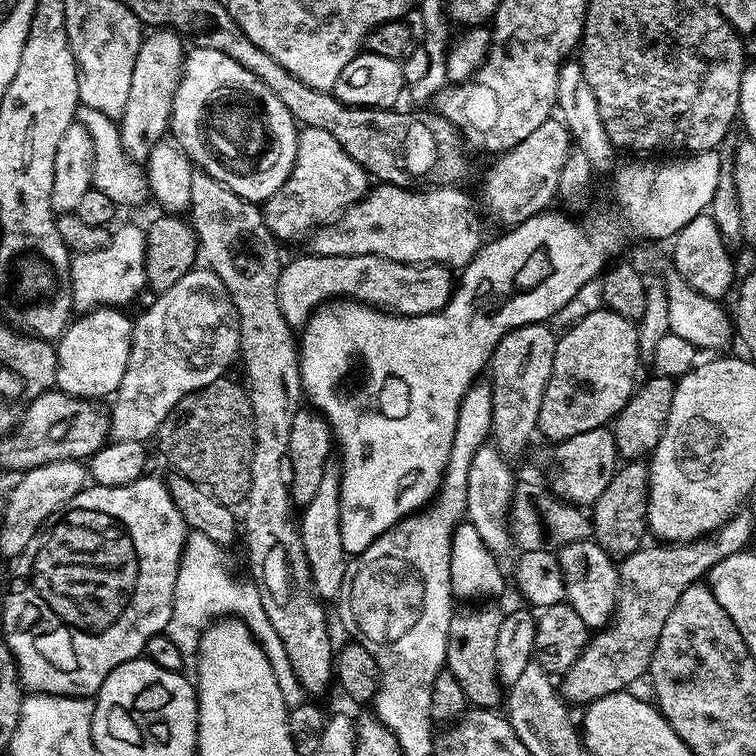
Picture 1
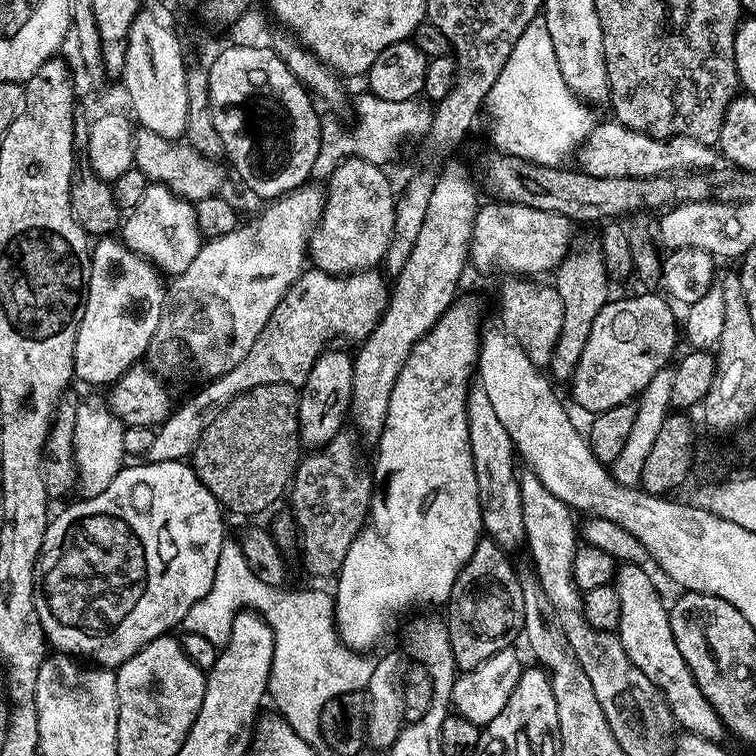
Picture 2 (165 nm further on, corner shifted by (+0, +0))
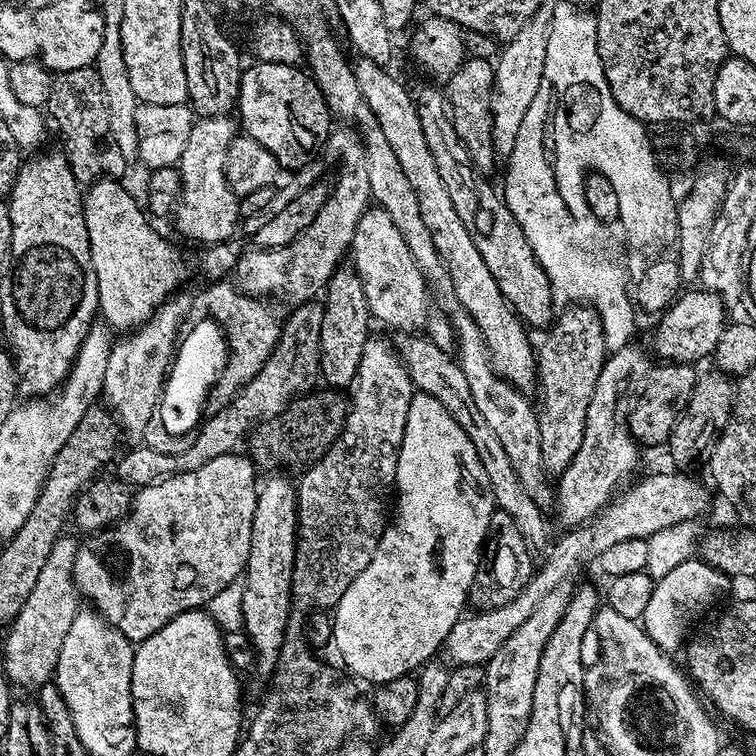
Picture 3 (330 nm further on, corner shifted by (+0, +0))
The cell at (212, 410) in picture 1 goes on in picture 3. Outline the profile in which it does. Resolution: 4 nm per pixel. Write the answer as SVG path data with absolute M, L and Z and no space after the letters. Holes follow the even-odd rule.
M313 390L295 397L279 416L256 425L250 436L250 459L257 469L288 470L284 468L291 464L300 463L300 466L304 466L324 457L328 447L339 438L340 431L344 429L350 400L340 390L324 390L321 396L318 393Z

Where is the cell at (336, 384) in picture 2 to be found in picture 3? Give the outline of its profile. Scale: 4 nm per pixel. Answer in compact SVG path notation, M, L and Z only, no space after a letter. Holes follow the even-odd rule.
M340 266L328 280L328 285L322 292L322 322L320 323L320 375L323 383L332 390L344 390L355 381L358 374L358 362L362 362L362 350L366 350L366 342L370 338L368 324L370 313L366 302L364 283L358 278L355 268Z

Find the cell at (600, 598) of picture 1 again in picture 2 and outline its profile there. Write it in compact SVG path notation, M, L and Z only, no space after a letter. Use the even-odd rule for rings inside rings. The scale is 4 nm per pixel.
M621 563L616 569L614 587L620 603L620 627L618 635L630 662L662 690L668 708L672 711L672 719L677 725L684 727L685 733L701 736L707 740L723 741L725 729L716 718L716 713L708 704L708 699L694 682L691 670L686 666L686 658L678 654L678 642L674 642L674 630L670 630L668 617L669 605L664 604L652 576L647 567L638 564Z

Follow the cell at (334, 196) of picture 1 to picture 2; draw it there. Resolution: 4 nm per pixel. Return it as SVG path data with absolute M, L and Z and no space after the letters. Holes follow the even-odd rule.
M358 157L341 161L326 181L324 209L311 233L311 263L316 263L313 265L319 271L332 276L375 269L388 253L392 241L397 199L397 193L388 181L388 172L383 167Z

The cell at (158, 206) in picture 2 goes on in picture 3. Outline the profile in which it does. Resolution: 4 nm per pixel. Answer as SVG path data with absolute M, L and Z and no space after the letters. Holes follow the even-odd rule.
M231 115L227 116L201 116L195 121L190 130L190 138L186 138L186 150L182 150L182 158L178 165L180 173L180 199L174 209L176 228L188 240L198 240L204 246L214 244L227 244L237 235L236 227L240 228L242 217L240 215L240 199L234 194L230 182L224 173L226 154L234 137L238 135L238 124Z

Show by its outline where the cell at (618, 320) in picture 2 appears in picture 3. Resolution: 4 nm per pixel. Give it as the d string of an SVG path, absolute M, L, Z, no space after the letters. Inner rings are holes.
M685 291L683 295L673 300L659 317L660 325L656 328L656 337L653 338L652 344L656 347L661 361L692 364L703 356L711 357L715 353L726 327L726 319L724 320L726 309L715 292L699 291Z

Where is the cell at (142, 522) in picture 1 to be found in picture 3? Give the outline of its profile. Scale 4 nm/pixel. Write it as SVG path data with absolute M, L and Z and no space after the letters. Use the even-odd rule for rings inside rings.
M240 455L219 456L208 460L206 466L198 466L198 470L165 476L154 484L143 485L133 495L127 516L79 541L72 575L77 589L128 640L139 642L150 638L150 634L162 630L178 614L203 609L218 590L226 590L230 582L243 577L250 558L258 469L247 455Z

